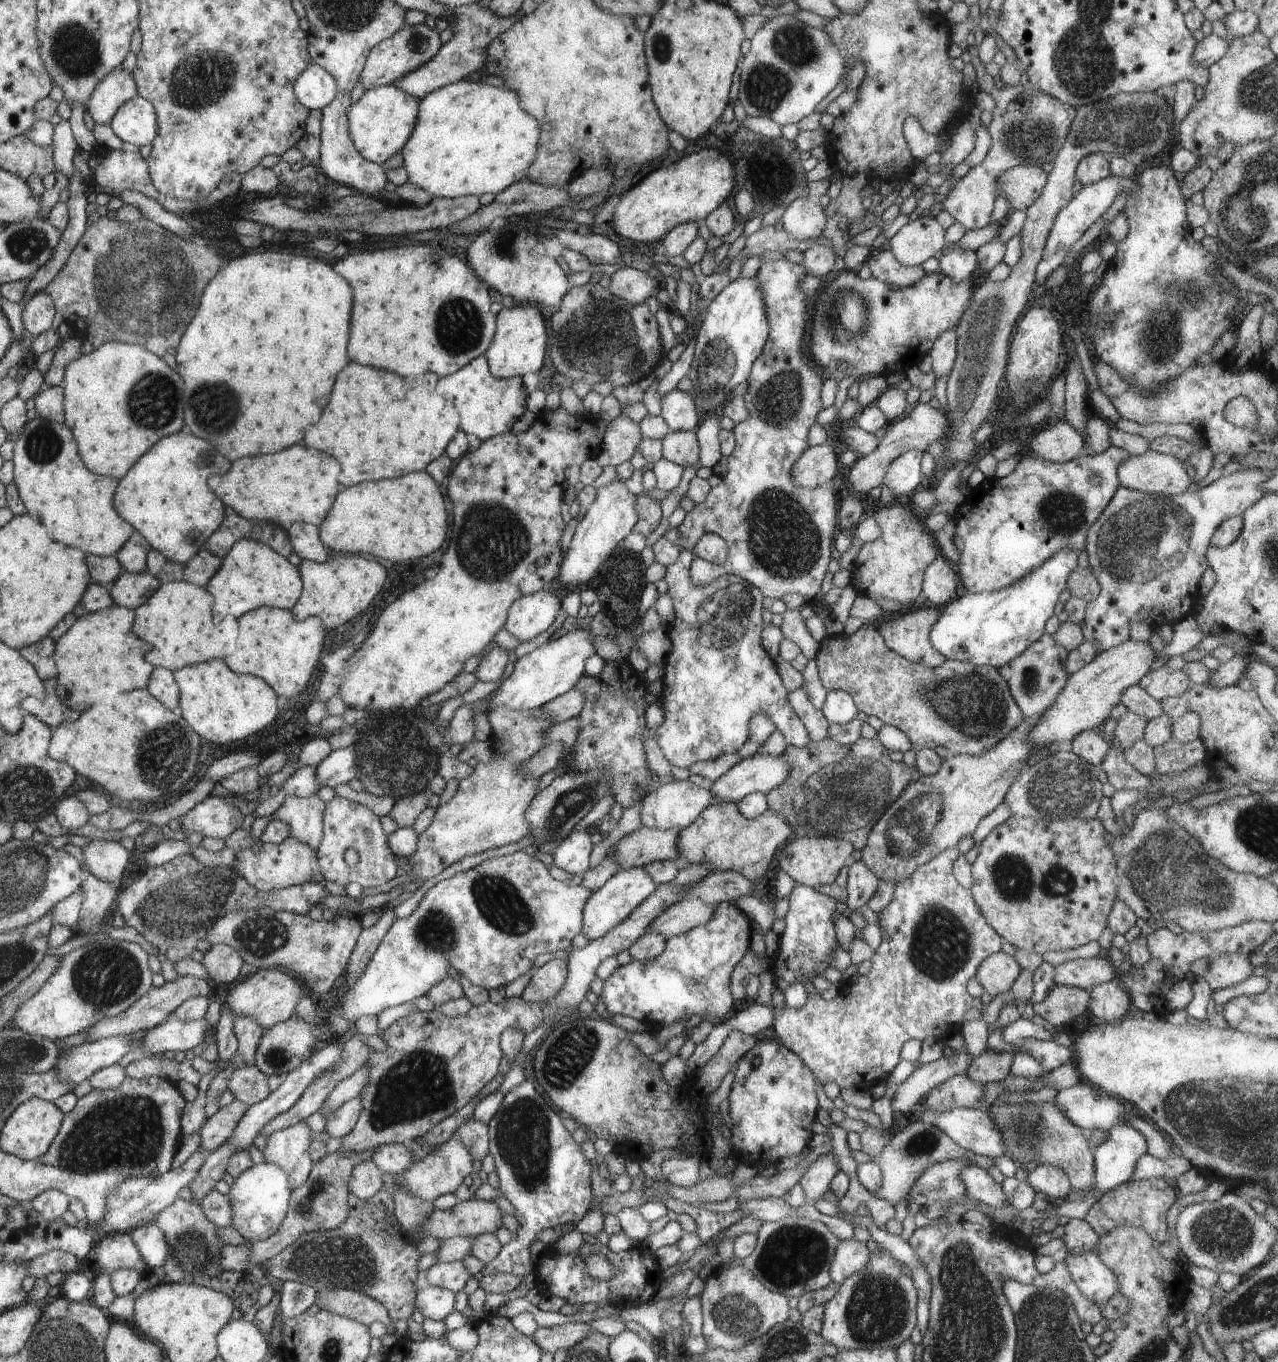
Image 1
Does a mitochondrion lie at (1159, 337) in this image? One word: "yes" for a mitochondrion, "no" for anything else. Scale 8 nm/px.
yes

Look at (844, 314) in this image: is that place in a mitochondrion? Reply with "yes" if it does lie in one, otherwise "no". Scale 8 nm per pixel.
yes

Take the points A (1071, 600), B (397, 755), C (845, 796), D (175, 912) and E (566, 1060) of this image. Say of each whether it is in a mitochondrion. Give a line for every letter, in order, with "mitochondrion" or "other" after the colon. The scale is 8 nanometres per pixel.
A: other
B: mitochondrion
C: mitochondrion
D: mitochondrion
E: mitochondrion

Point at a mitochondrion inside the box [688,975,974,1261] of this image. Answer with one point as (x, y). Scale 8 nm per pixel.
(923, 1142)

